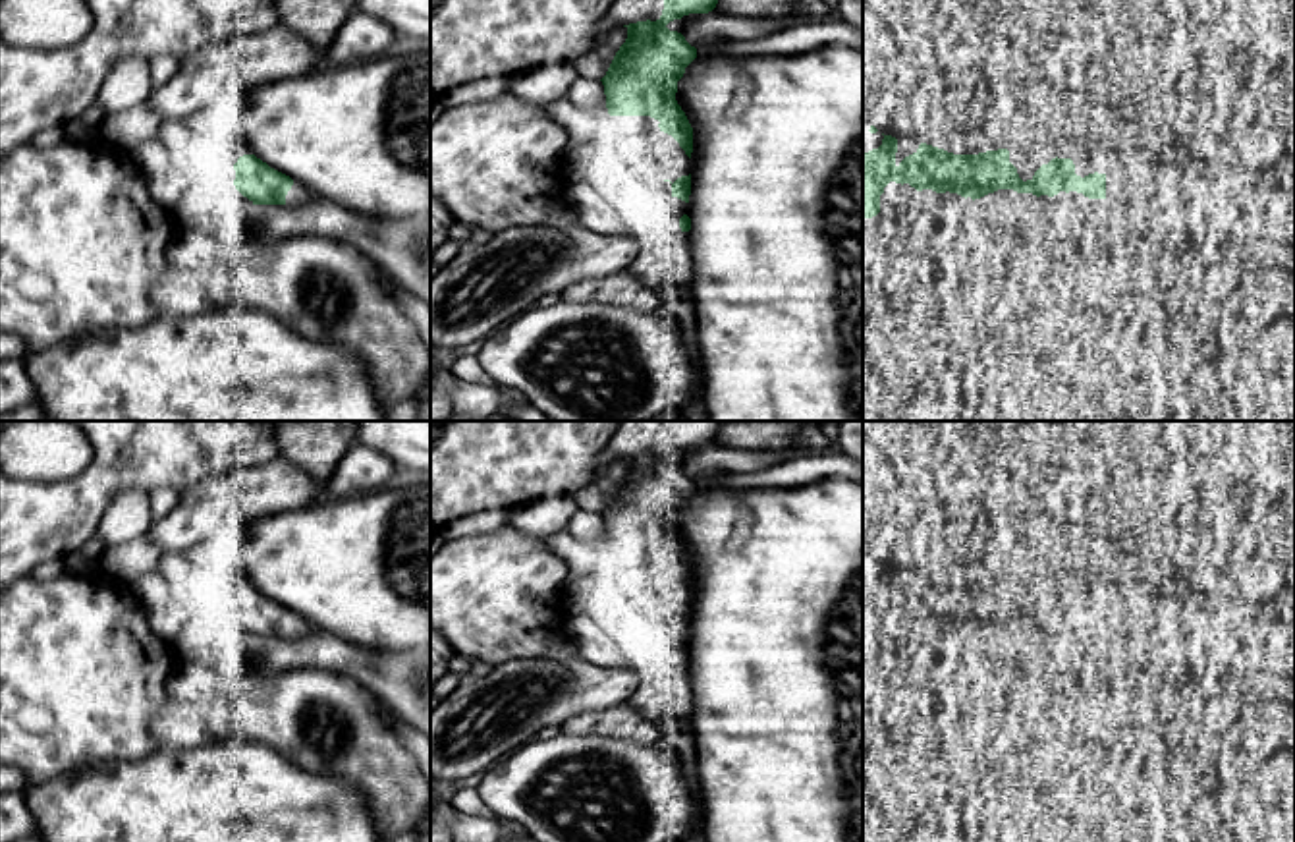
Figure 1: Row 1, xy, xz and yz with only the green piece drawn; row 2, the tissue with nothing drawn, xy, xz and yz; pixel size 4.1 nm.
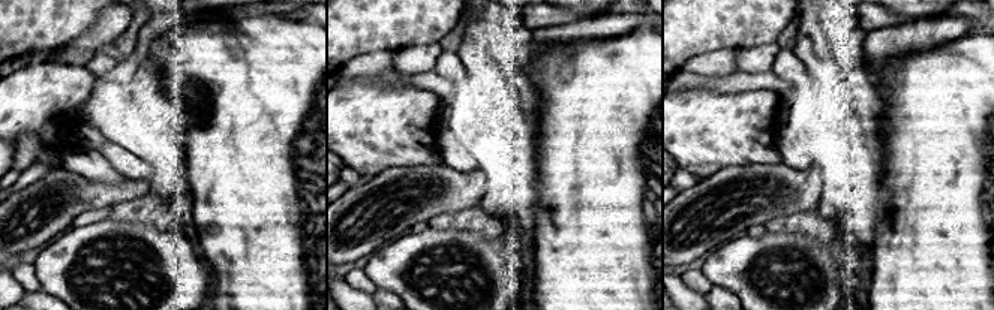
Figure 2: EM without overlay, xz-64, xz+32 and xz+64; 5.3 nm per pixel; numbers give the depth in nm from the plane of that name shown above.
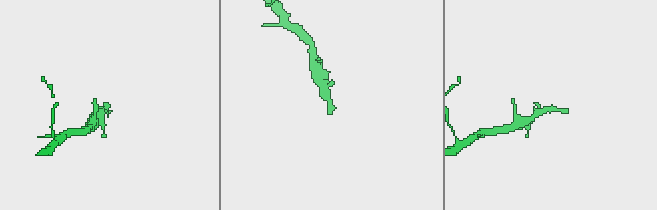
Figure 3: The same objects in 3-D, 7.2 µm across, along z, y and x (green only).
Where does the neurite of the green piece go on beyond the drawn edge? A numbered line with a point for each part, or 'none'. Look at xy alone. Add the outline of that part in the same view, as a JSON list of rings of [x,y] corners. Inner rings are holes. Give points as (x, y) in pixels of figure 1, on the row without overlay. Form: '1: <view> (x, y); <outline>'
1: xy (298, 628); [[[293,612],[293,618],[291,622],[288,624],[286,628],[286,637],[288,639],[299,639],[299,637],[305,637],[307,633],[313,632],[313,624],[309,624],[303,616],[295,614]]]

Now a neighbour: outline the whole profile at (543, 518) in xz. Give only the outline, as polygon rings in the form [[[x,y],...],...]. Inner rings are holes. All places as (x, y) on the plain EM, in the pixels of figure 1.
[[[573,496],[519,504],[511,508],[511,527],[529,535],[550,537],[564,533],[577,510],[579,506]]]

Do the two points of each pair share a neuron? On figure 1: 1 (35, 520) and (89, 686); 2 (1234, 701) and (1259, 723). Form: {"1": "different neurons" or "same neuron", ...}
{"1": "different neurons", "2": "different neurons"}

